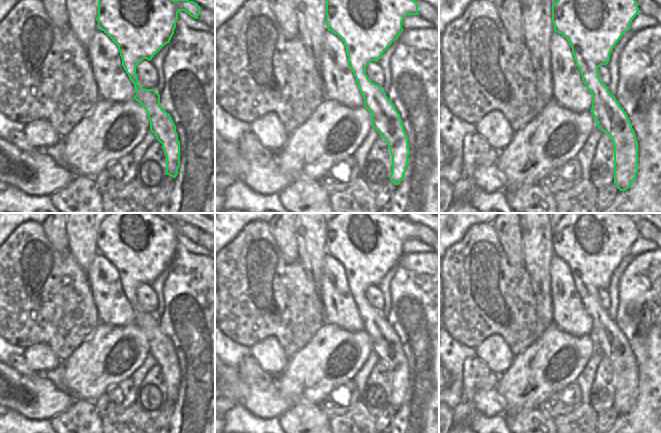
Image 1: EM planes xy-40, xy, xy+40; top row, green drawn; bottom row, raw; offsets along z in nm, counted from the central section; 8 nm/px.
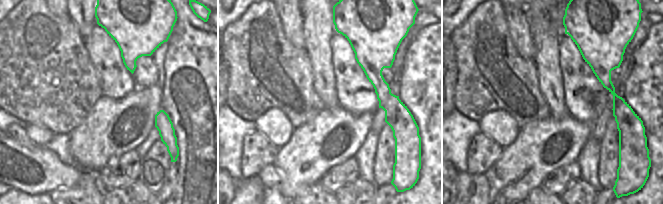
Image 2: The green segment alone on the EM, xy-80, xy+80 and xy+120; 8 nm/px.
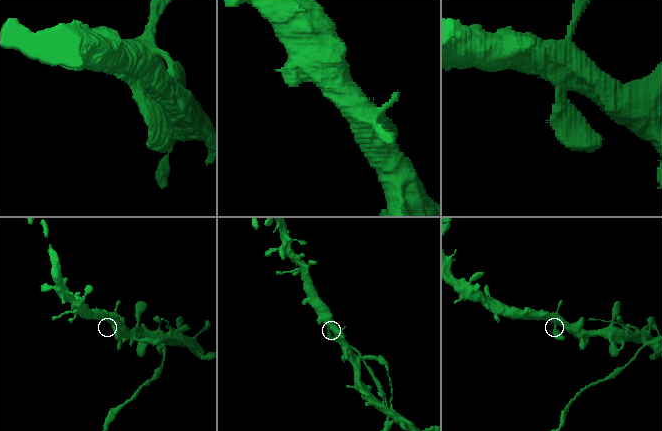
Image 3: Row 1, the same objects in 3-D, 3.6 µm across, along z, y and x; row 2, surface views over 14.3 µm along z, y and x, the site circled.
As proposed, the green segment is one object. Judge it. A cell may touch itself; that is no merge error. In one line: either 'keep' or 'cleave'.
keep

